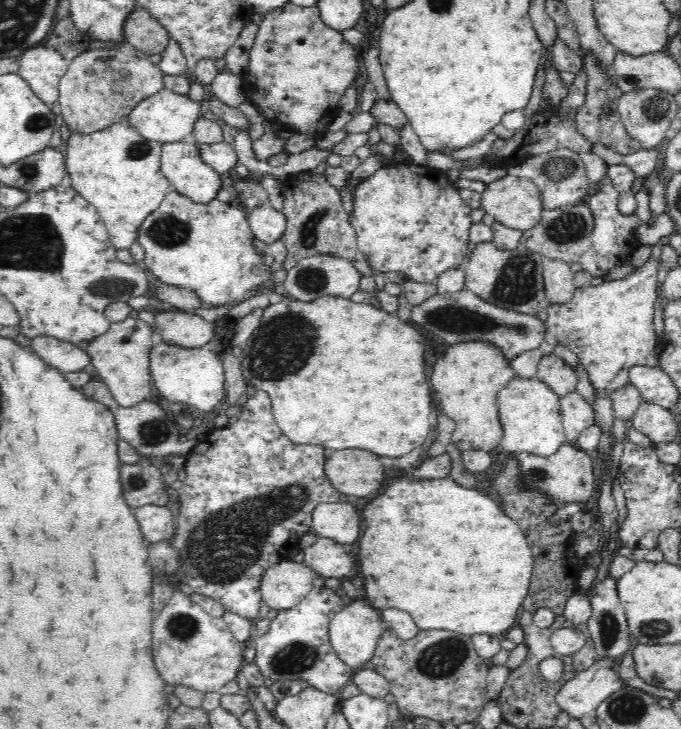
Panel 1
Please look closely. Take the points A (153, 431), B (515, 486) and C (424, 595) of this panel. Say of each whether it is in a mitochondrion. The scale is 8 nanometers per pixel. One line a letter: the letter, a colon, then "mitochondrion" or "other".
A: mitochondrion
B: mitochondrion
C: other

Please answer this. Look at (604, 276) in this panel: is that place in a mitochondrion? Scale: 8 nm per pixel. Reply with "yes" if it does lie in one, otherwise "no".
no

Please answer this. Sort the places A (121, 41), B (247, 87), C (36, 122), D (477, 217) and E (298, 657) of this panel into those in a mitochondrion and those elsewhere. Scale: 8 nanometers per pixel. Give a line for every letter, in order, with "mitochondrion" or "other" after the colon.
A: other
B: other
C: mitochondrion
D: other
E: mitochondrion

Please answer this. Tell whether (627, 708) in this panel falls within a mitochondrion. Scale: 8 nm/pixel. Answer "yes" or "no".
yes

